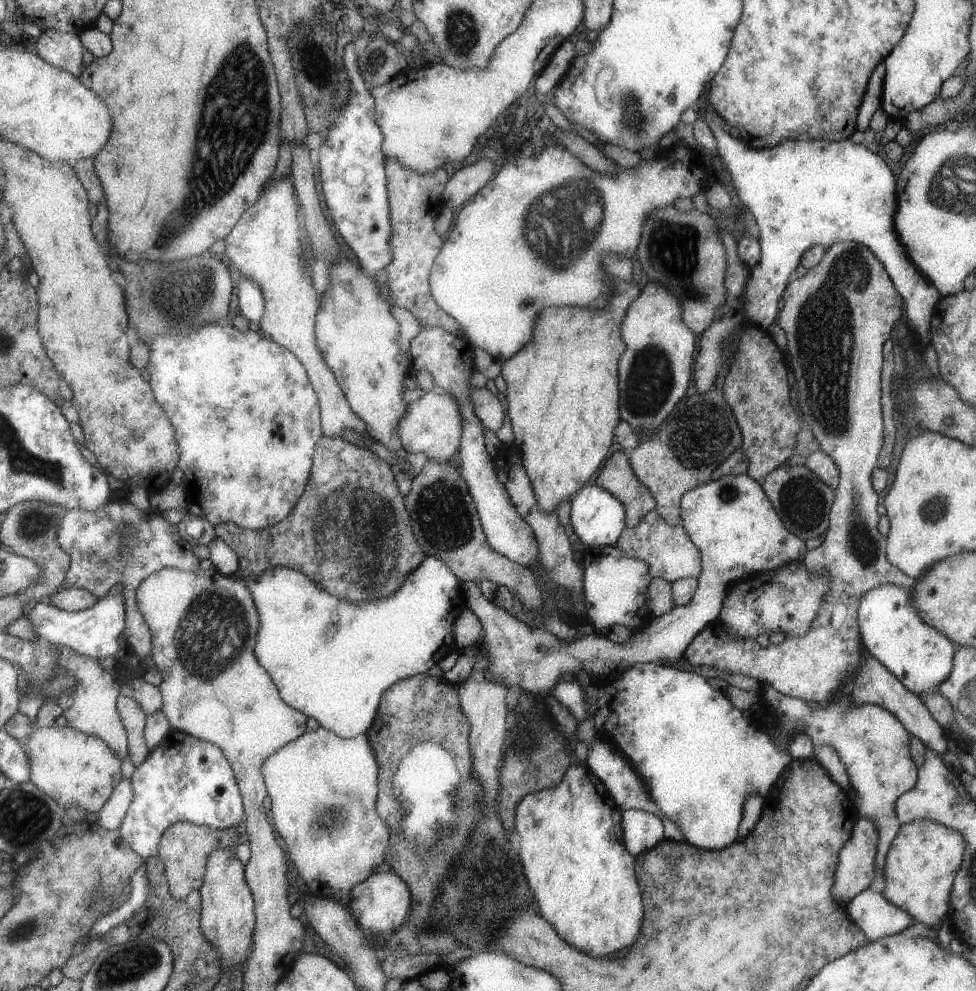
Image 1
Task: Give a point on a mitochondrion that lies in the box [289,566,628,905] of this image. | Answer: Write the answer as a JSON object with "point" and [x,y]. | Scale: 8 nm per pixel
{"point":[419,826]}

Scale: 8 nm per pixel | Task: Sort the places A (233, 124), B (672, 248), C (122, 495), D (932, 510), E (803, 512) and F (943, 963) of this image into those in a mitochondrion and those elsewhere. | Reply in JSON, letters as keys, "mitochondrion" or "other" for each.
{"A":"mitochondrion","B":"mitochondrion","C":"other","D":"mitochondrion","E":"mitochondrion","F":"other"}

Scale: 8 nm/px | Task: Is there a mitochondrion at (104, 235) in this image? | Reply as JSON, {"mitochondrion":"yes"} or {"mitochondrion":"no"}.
{"mitochondrion":"no"}

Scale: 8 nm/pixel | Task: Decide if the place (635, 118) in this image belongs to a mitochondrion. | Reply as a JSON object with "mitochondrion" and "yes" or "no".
{"mitochondrion":"yes"}

